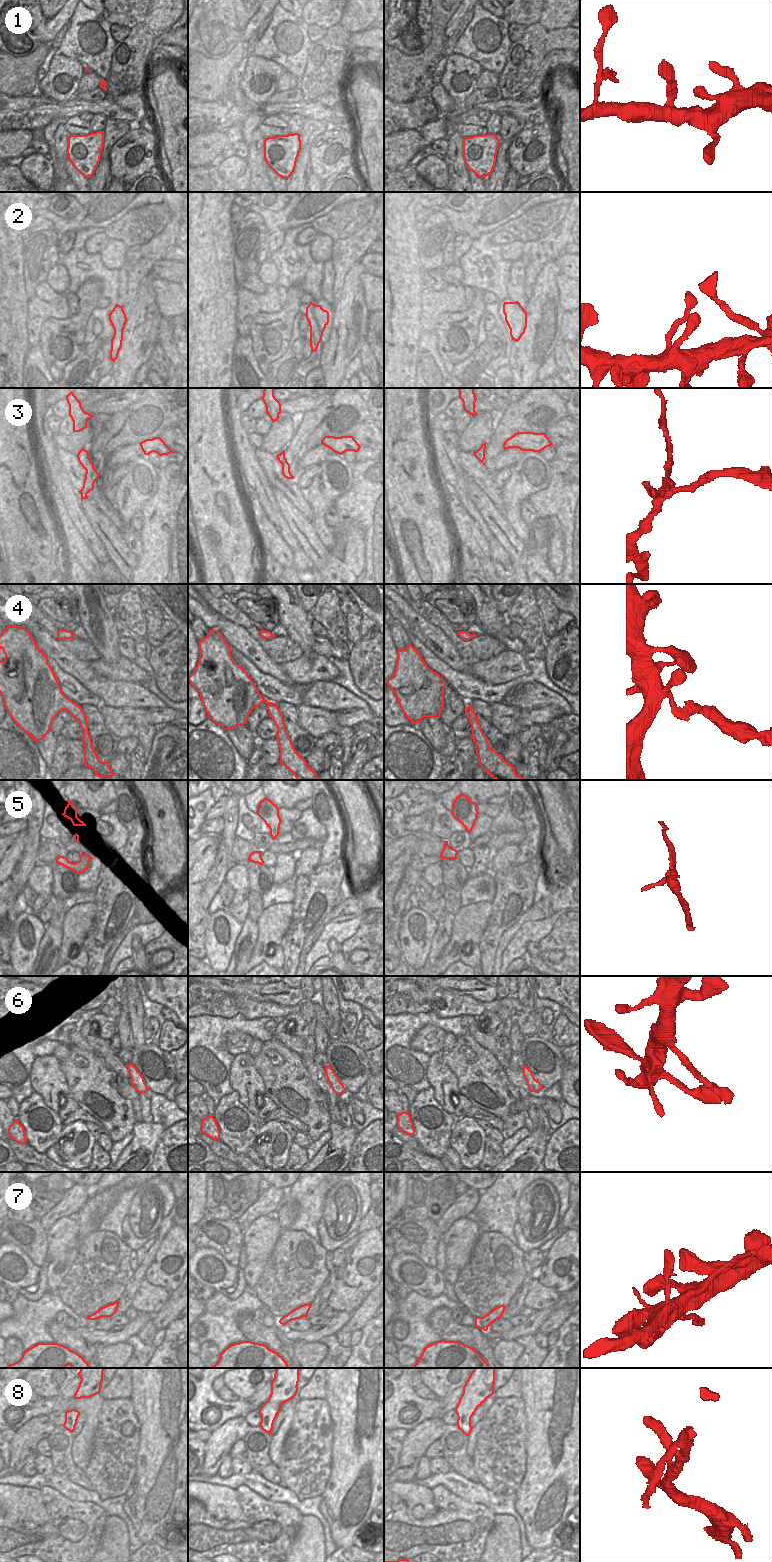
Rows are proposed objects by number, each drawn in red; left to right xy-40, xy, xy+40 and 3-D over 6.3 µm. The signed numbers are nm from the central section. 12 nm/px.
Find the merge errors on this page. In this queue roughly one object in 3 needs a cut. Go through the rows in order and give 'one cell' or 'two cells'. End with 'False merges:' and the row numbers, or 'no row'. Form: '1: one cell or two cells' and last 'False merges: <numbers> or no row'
1: one cell
2: one cell
3: two cells
4: two cells
5: one cell
6: one cell
7: one cell
8: one cell
False merges: 3, 4

